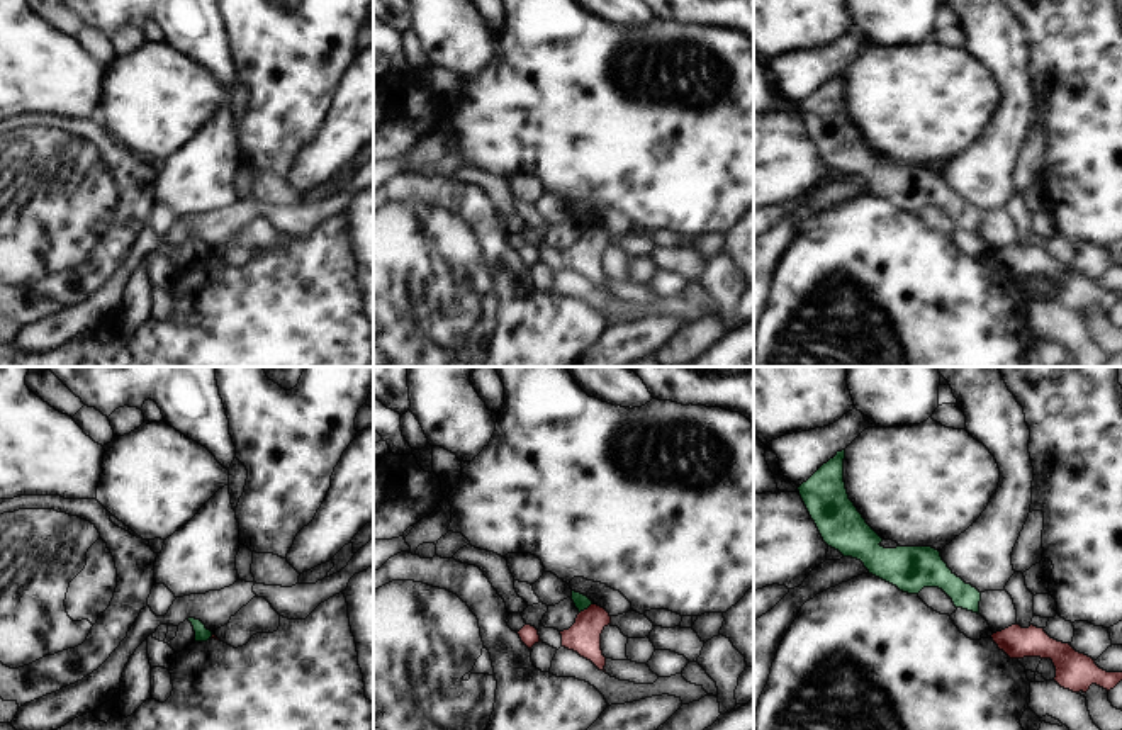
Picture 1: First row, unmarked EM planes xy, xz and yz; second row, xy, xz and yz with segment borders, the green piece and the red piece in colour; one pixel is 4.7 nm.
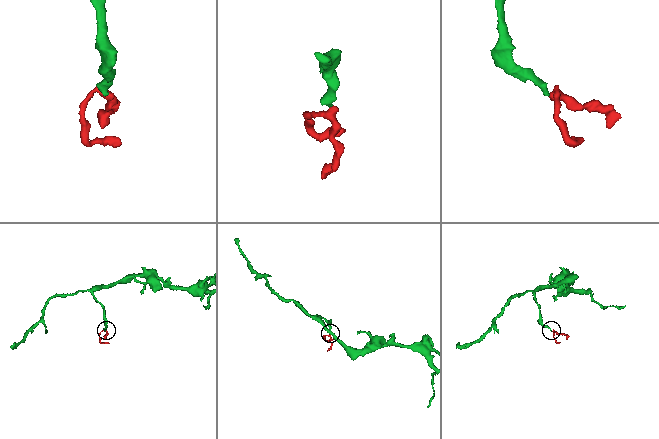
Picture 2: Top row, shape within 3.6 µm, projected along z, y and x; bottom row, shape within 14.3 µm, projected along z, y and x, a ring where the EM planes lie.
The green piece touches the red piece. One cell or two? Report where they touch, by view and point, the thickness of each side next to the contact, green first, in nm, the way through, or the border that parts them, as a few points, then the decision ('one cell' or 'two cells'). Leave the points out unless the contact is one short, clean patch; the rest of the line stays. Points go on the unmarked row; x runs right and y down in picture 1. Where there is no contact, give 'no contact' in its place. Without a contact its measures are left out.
xz (584, 228) | 70/160 nm | along xz (591, 223), (579, 233) | two cells

